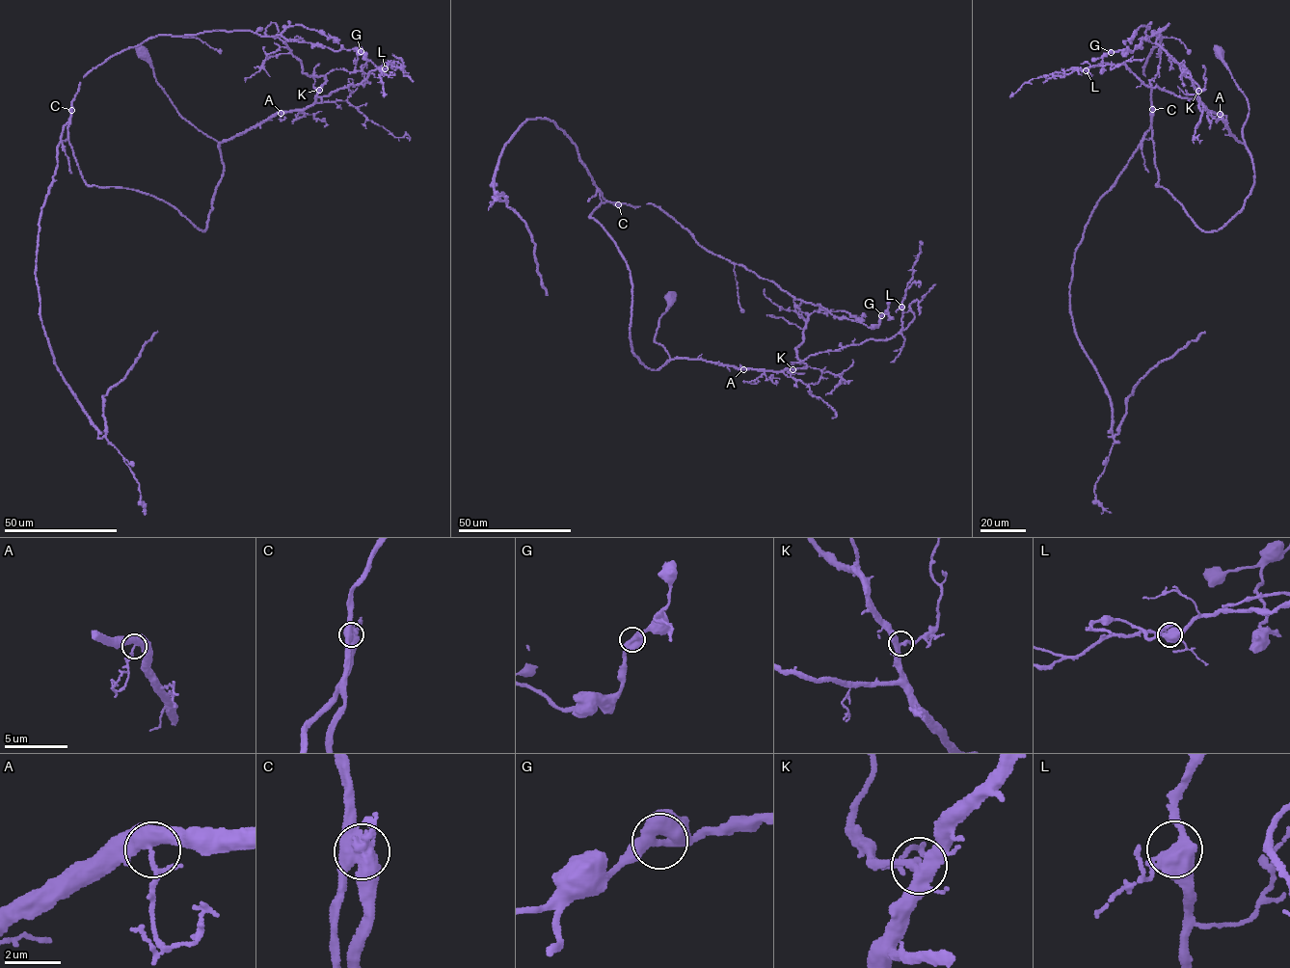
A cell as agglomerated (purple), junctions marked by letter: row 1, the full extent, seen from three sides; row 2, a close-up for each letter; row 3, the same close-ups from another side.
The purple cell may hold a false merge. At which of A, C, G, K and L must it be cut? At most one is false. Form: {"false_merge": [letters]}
{"false_merge": ["C"]}

